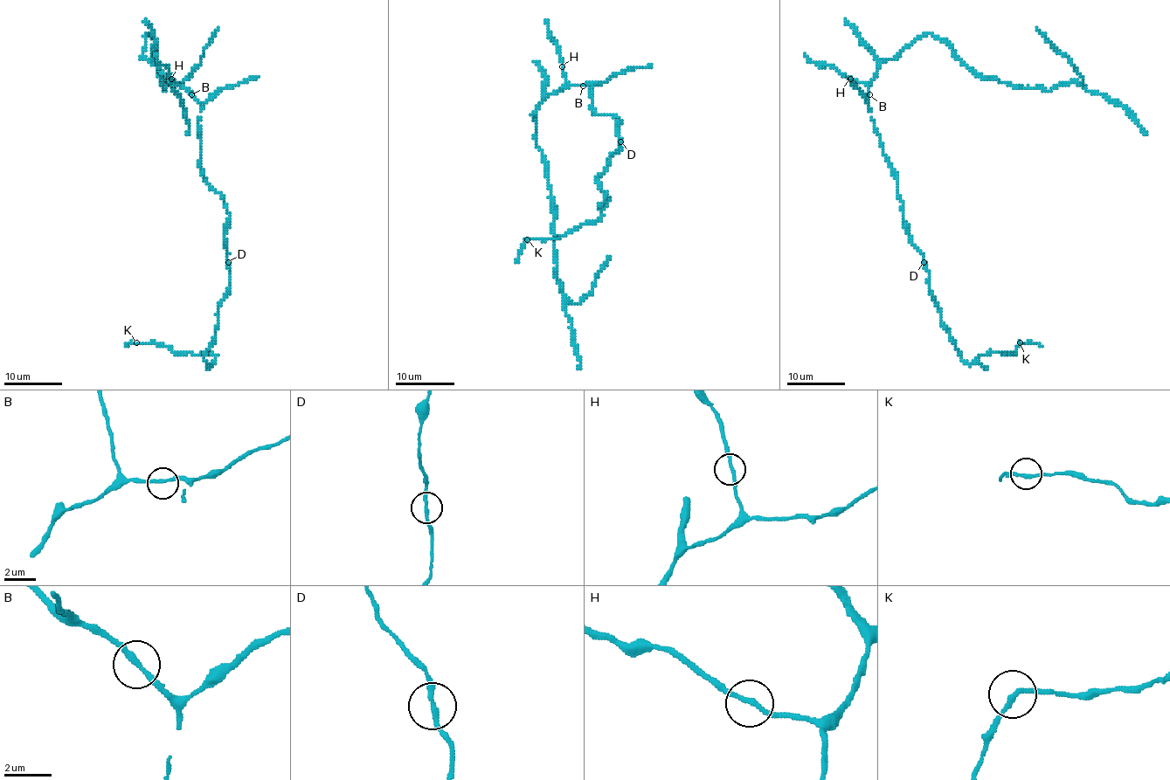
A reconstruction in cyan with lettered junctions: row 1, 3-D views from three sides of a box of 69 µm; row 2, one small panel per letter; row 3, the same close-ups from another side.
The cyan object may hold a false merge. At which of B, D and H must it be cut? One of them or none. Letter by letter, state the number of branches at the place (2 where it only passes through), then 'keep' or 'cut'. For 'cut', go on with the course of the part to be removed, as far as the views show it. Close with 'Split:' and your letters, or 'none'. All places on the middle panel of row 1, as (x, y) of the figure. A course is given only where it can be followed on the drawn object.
B: branches 2; keep
D: branches 2; keep
H: branches 2; keep
Split: none

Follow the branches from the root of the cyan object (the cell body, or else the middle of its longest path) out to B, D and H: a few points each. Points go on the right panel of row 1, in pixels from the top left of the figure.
B: (877, 133), (868, 102), (869, 94)
D: (877, 133), (883, 155), (896, 179), (896, 193), (903, 203), (910, 241), (923, 254), (924, 261)
H: (877, 133), (868, 102), (868, 86), (850, 79)

